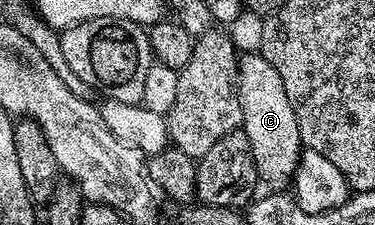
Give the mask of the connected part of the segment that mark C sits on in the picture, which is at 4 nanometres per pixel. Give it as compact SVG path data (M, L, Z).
M258 51L248 56L240 55L238 61L237 87L239 105L243 107L241 130L248 136L258 179L263 184L290 185L304 147L301 130L297 130L297 114L293 114L289 94L285 94L285 86L281 82L281 74L277 74L277 70L273 70L273 66Z

